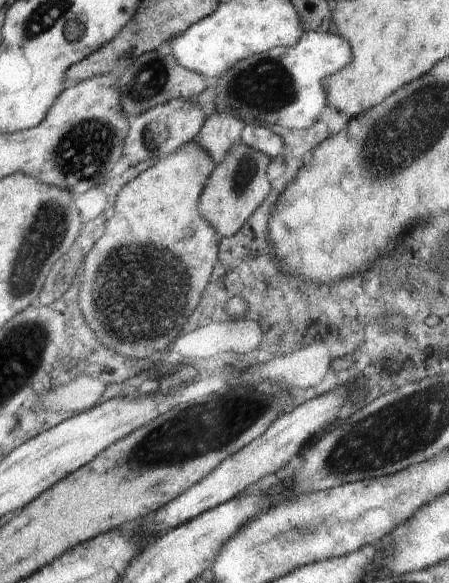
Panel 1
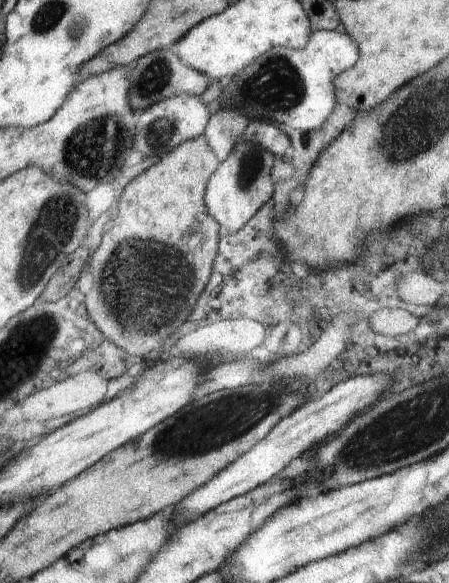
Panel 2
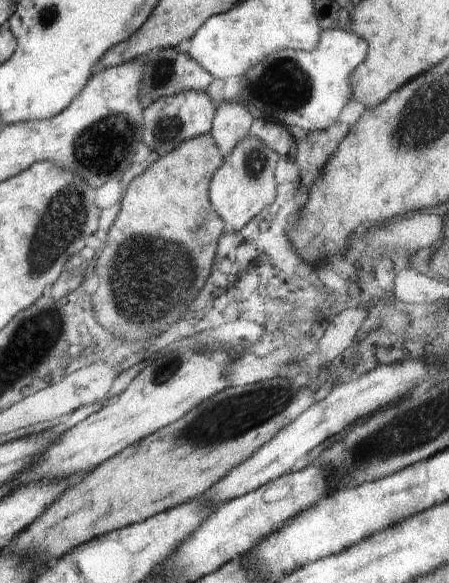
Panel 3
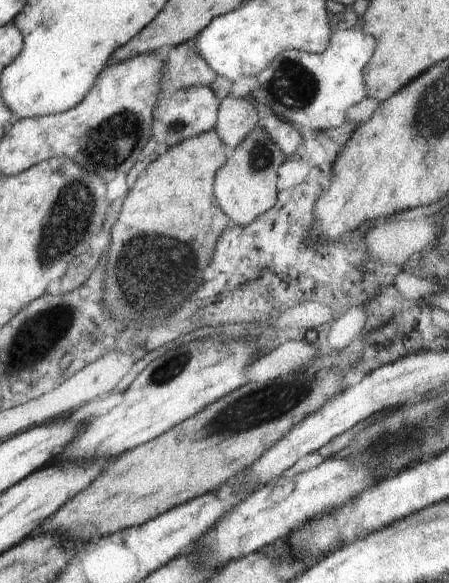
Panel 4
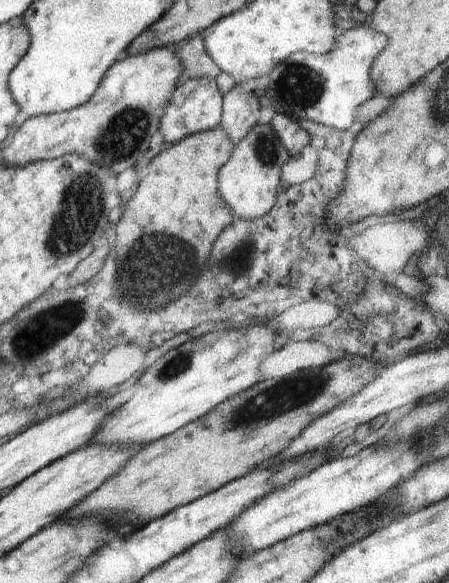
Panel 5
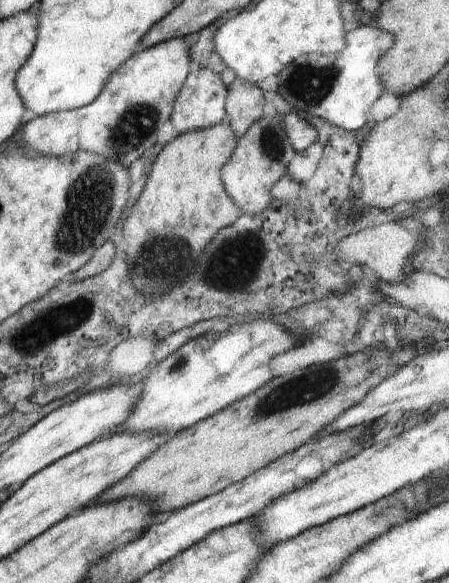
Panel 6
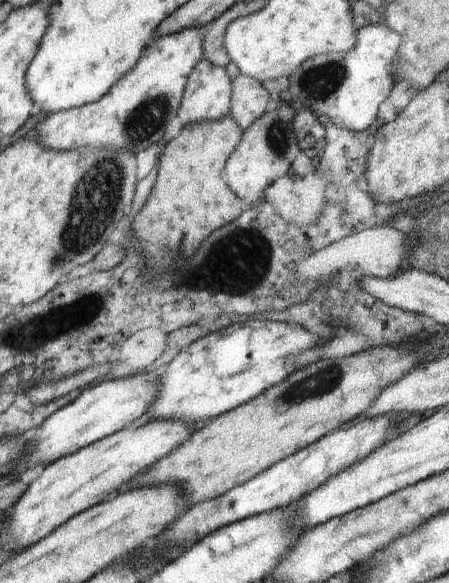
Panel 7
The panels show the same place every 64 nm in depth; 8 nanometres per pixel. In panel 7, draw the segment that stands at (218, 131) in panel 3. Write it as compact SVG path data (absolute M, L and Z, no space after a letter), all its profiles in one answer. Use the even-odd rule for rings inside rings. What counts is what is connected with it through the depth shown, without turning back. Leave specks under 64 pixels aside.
M238 74L232 80L233 93L230 116L244 131L254 120L265 113L268 100L272 94L258 79L248 75Z

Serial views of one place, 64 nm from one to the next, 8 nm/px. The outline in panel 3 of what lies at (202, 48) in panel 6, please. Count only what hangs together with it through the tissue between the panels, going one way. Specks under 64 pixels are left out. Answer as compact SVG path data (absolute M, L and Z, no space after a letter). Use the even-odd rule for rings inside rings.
M167 48L158 54L158 58L144 58L145 74L141 78L141 94L144 106L155 100L177 95L182 91L205 91L215 79L201 64L180 48Z

